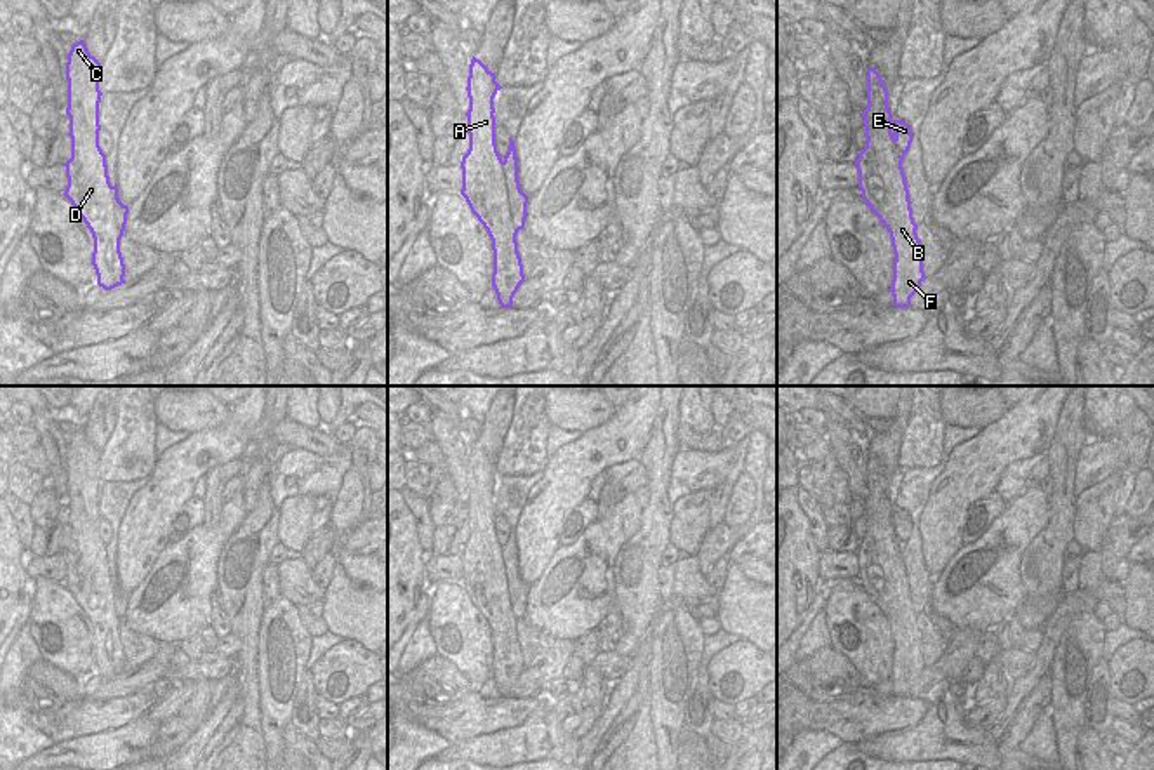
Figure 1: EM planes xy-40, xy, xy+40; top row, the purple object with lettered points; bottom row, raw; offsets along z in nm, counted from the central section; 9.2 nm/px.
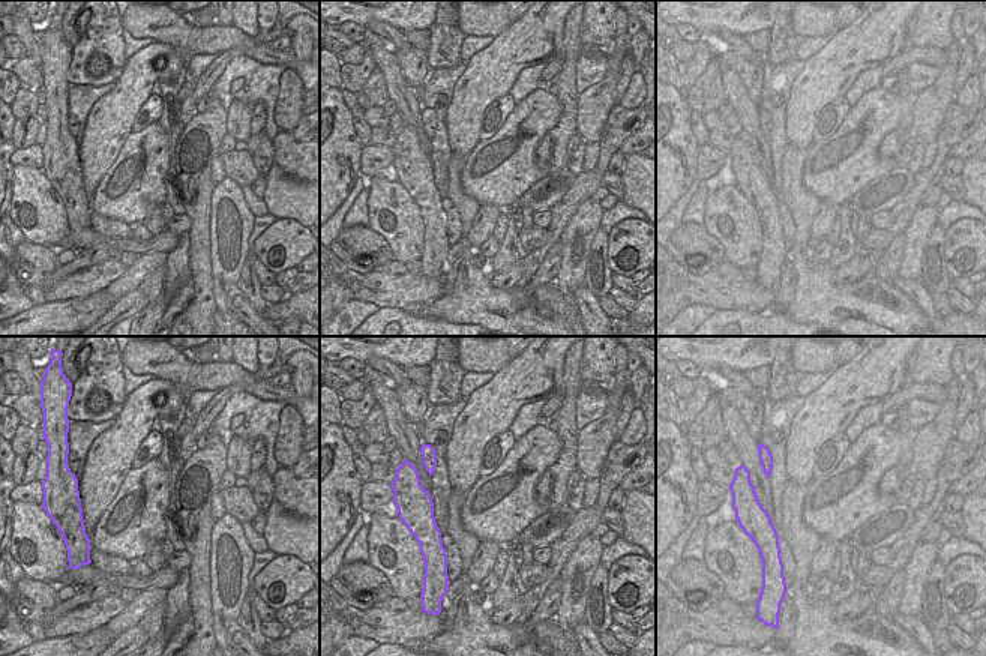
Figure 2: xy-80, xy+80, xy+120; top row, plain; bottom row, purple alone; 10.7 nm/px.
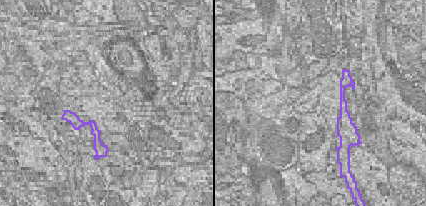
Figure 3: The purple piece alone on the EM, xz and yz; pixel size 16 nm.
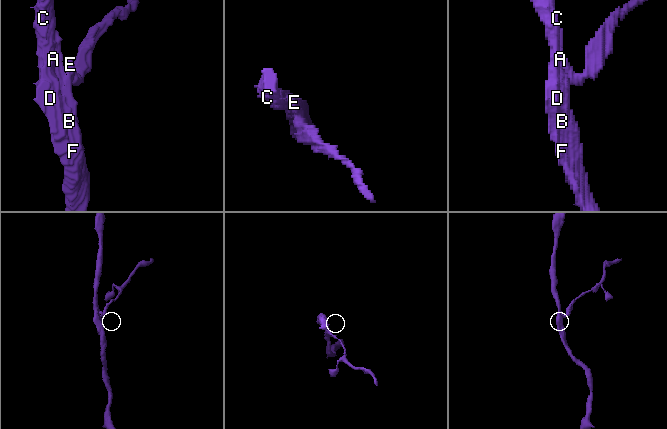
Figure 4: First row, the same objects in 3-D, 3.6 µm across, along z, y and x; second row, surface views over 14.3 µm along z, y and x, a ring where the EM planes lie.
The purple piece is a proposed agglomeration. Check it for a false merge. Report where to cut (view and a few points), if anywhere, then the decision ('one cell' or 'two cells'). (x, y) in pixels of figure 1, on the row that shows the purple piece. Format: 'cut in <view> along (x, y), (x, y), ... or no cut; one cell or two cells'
cut in xy+40 along (894, 139), (904, 153); two cells

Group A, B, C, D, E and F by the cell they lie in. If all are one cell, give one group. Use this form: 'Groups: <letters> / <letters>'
Groups: A B C D F / E.

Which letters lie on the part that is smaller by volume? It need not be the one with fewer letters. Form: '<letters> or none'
E

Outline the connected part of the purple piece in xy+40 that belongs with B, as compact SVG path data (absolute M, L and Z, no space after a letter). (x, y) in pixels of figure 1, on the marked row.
M874 68L867 70L867 108L862 111L866 148L855 162L862 200L888 229L895 254L892 295L895 308L909 308L926 278L921 242L912 217L902 162L905 153L892 134L888 90Z

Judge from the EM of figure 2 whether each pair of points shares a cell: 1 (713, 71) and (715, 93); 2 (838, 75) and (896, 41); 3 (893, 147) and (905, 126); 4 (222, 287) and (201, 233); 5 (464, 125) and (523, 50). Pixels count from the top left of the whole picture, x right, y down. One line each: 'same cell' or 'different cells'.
1: same cell
2: same cell
3: same cell
4: different cells
5: same cell

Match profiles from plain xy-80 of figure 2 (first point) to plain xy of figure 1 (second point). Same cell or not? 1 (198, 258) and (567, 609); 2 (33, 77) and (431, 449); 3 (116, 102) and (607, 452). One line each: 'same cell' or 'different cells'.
1: different cells
2: same cell
3: same cell

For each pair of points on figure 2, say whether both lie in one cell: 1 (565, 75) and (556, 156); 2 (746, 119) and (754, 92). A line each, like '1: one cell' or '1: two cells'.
1: one cell
2: two cells

